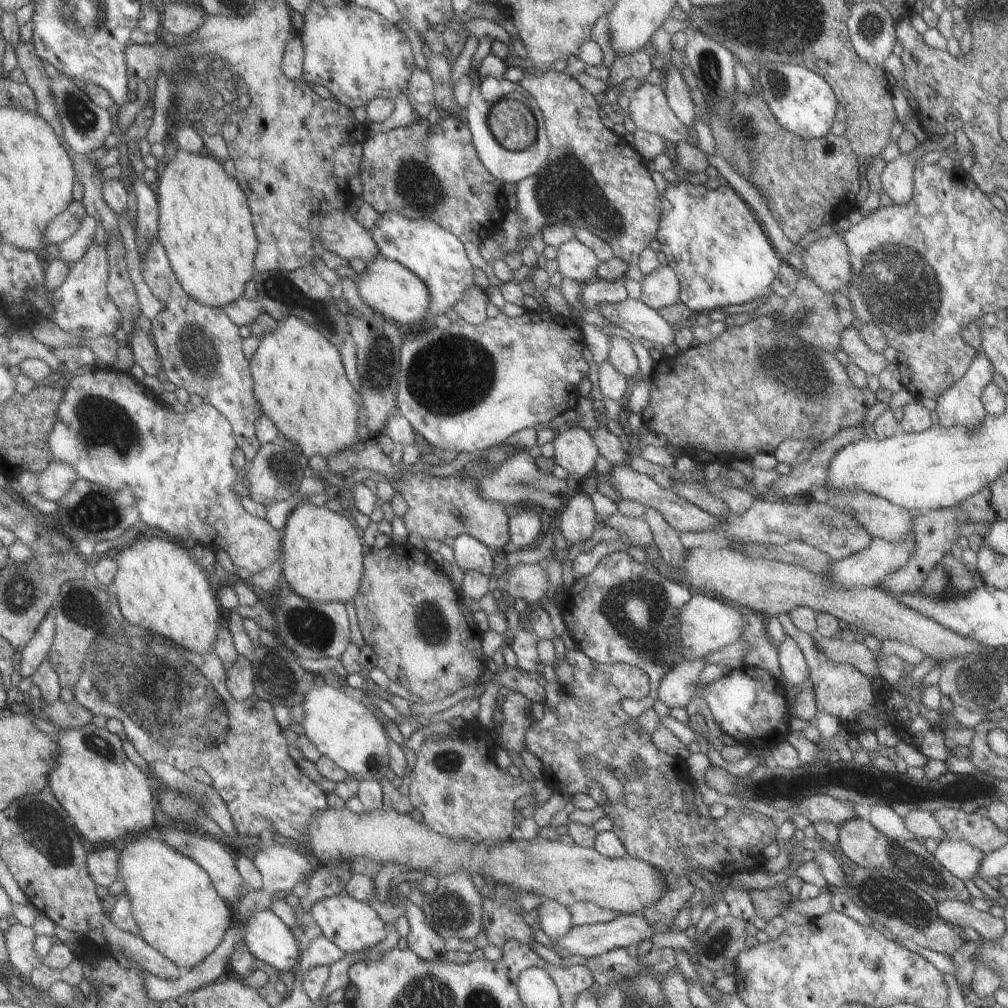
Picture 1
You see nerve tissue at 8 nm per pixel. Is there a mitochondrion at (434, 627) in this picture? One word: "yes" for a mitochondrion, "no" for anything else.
yes

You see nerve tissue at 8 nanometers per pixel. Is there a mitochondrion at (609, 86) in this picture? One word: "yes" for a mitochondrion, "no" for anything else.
no

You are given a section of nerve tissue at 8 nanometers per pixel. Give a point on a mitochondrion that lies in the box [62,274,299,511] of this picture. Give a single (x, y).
(203, 355)

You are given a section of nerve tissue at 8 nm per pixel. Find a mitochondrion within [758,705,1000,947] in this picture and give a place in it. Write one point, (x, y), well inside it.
(875, 893)

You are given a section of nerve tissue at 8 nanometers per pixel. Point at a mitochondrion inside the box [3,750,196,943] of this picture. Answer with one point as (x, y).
(43, 823)

